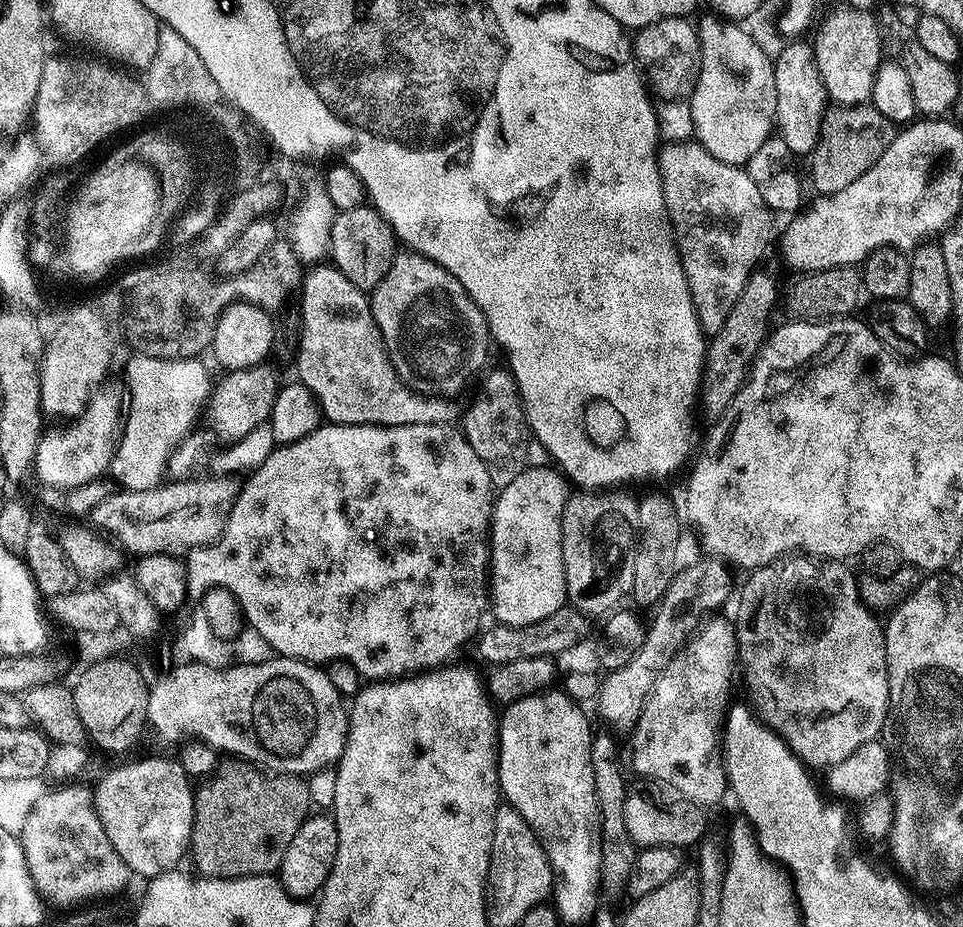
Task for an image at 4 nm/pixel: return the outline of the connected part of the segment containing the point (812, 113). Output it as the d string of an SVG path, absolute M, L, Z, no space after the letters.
M804 40L791 41L773 61L774 84L776 84L775 131L791 155L809 155L816 147L821 130L821 119L828 107L827 92L818 74L815 49Z

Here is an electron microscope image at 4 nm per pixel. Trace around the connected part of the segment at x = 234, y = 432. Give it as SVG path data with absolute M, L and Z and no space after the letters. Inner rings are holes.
M271 363L256 364L253 368L243 368L233 372L225 371L224 377L211 389L206 401L208 428L220 440L235 442L250 434L260 424L265 423L272 413L274 398L282 387L282 380L276 377Z

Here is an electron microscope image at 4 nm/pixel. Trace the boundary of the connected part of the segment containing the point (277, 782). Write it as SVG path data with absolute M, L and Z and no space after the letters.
M235 758L224 761L199 785L201 788L195 789L190 860L192 856L200 871L197 873L210 880L233 880L239 876L266 876L275 873L290 842L294 842L294 834L298 834L302 822L310 814L312 800L308 781L299 775L265 774L259 767Z

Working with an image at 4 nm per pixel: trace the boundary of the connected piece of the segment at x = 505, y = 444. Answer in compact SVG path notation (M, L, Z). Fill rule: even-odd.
M507 367L491 368L483 373L484 381L482 376L479 381L480 389L477 390L472 405L463 409L462 431L466 442L470 442L470 450L474 450L478 458L482 458L482 466L486 466L490 474L493 489L499 490L510 486L510 482L514 482L514 478L518 478L518 474L522 474L529 467L527 446L530 433L516 379Z

